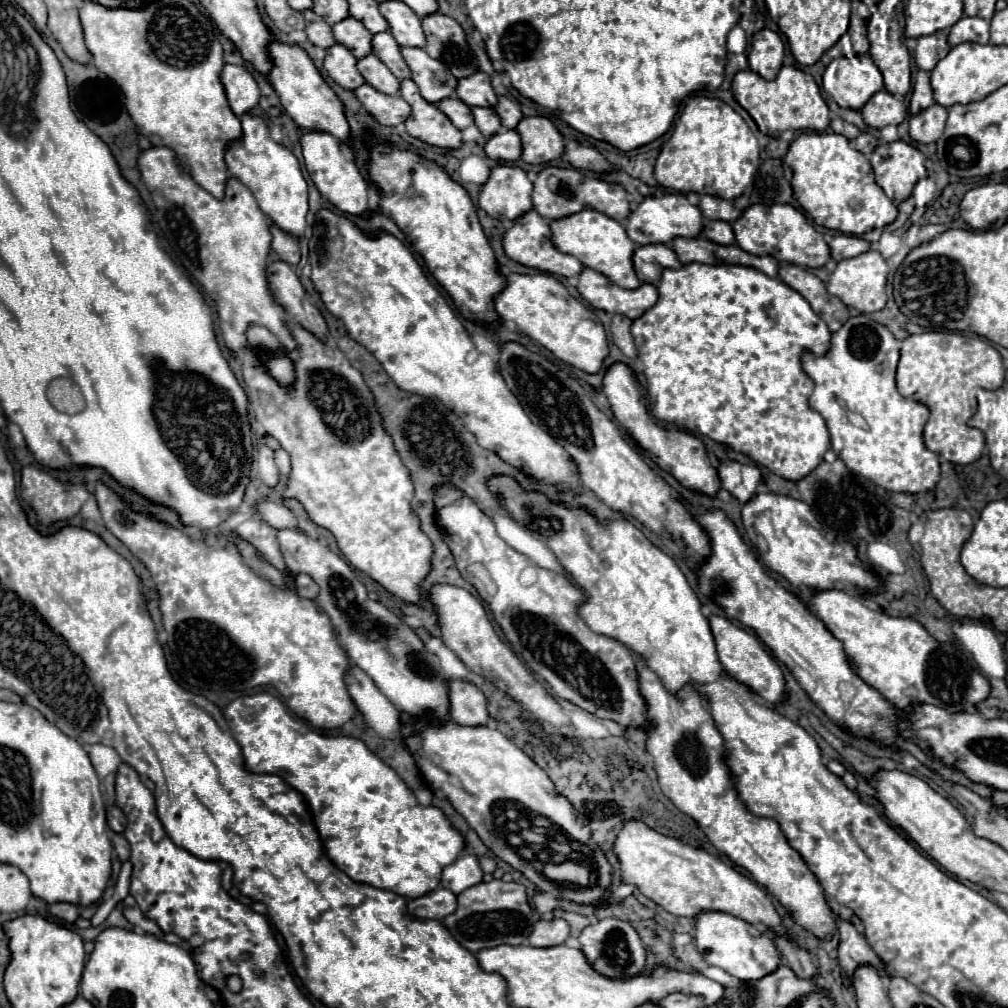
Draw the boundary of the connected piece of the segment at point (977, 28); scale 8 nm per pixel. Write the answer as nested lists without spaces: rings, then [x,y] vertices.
[[[961,17],[949,33],[949,45],[989,43],[989,23],[981,17]]]

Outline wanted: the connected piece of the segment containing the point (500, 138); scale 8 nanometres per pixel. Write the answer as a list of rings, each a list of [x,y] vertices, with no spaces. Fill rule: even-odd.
[[[505,129],[495,133],[485,143],[485,153],[493,161],[517,161],[521,155],[521,141],[513,129]]]

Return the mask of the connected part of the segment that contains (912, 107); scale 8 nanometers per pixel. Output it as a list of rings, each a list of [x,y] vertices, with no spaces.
[[[917,71],[915,75],[915,85],[913,85],[913,93],[911,93],[911,103],[909,103],[909,111],[911,115],[931,107],[935,103],[933,99],[933,89],[931,89],[931,79],[927,71]]]

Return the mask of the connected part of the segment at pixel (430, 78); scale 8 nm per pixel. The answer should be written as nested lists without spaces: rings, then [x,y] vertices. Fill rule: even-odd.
[[[401,47],[401,55],[411,69],[411,79],[417,83],[421,95],[427,101],[437,103],[455,93],[457,79],[441,61],[431,59],[419,47]]]

